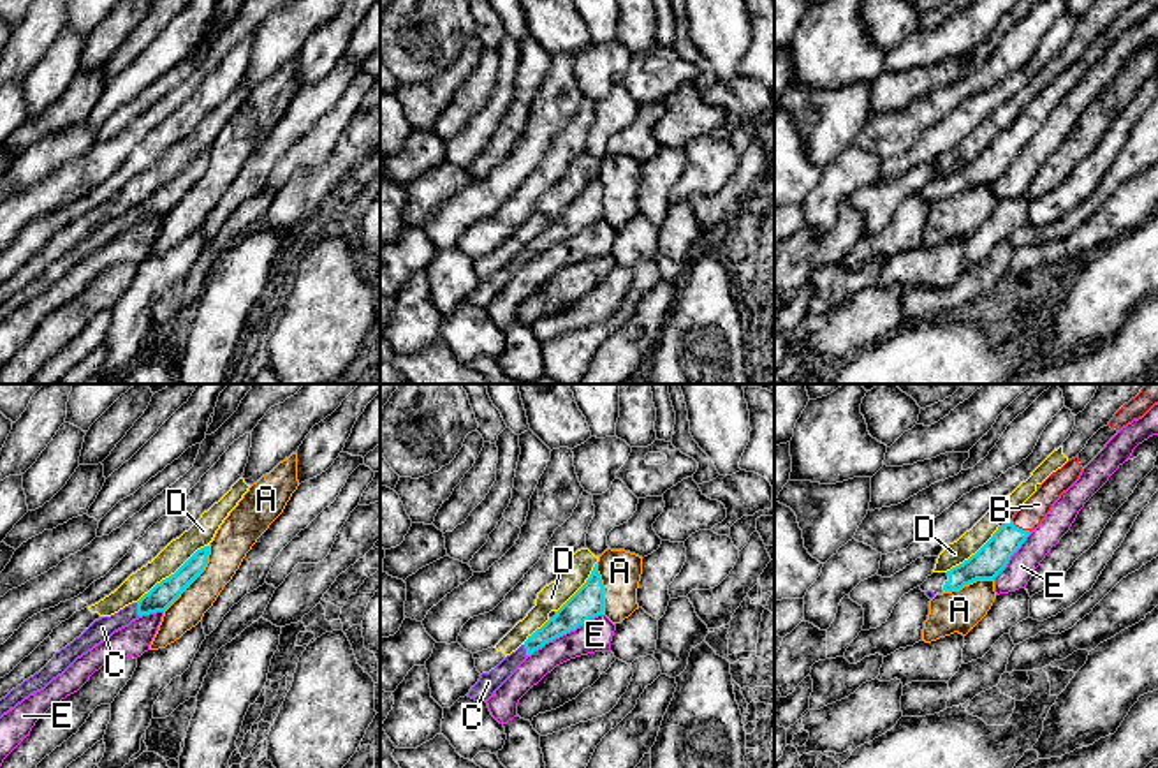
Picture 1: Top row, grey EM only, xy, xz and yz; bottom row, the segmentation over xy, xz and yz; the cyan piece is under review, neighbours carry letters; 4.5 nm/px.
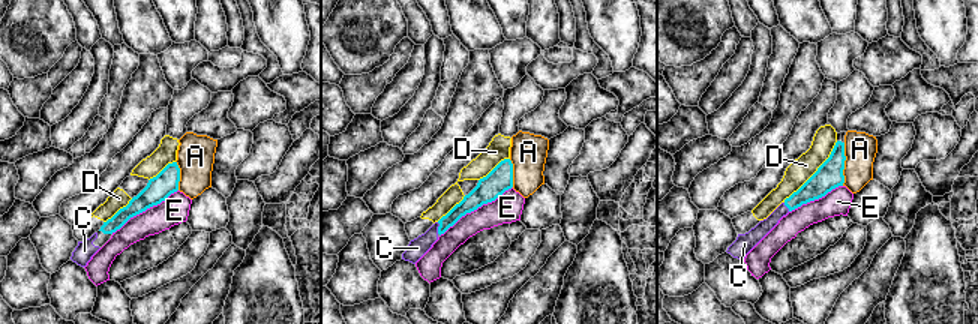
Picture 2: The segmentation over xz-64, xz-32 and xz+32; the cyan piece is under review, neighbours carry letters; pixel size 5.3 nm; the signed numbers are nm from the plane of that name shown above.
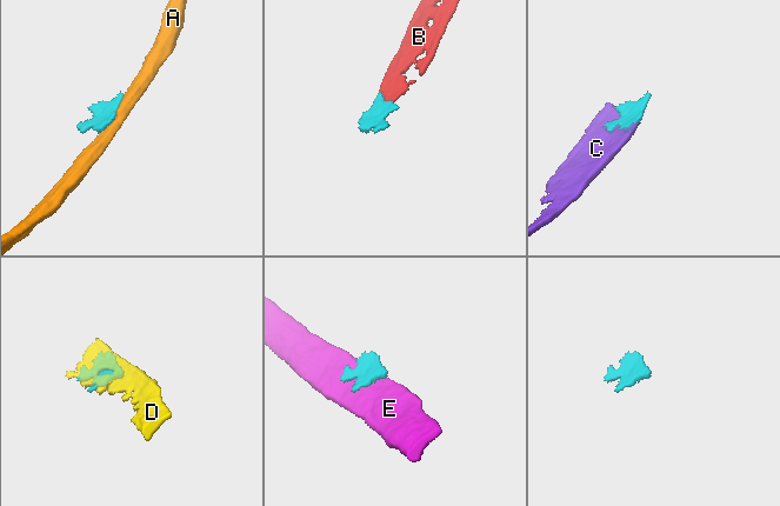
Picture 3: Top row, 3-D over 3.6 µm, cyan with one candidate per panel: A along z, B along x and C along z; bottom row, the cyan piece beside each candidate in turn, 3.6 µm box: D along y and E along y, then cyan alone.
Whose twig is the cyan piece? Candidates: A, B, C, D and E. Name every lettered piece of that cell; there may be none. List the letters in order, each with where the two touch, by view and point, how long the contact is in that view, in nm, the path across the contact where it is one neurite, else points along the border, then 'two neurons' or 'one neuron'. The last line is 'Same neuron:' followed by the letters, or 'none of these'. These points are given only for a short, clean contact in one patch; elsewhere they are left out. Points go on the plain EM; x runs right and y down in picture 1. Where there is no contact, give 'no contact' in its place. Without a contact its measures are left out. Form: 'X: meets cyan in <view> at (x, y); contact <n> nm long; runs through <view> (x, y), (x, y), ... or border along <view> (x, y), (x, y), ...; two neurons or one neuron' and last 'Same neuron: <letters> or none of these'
A: meets cyan in xy at (194, 184); contact 360 nm long; two neurons
B: meets cyan in yz at (1021, 134); contact 110 nm long; runs through yz (991, 164), (1021, 134), (1039, 110); one neuron
C: meets cyan in xy at (138, 215); contact 70 nm long; one neuron
D: meets cyan in xy at (171, 180); contact 420 nm long; two neurons
E: meets cyan in xz at (564, 238); contact 400 nm long; two neurons
Same neuron: B, C

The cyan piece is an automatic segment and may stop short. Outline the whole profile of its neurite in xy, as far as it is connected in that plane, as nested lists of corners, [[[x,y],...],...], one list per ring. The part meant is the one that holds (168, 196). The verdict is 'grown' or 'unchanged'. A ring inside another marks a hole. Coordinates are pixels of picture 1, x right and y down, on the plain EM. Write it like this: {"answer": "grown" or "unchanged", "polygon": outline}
{"answer": "grown", "polygon": [[[209,151],[197,155],[174,180],[157,188],[137,208],[132,208],[111,222],[95,225],[79,243],[55,259],[55,262],[33,282],[12,294],[0,305],[0,322],[21,308],[30,299],[44,294],[53,284],[62,280],[77,262],[109,243],[114,236],[128,231],[132,225],[165,217],[180,199],[204,176]]]}

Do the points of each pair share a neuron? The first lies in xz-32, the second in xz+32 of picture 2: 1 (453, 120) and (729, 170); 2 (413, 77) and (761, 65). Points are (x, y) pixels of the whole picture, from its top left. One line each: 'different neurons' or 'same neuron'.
1: same neuron
2: different neurons

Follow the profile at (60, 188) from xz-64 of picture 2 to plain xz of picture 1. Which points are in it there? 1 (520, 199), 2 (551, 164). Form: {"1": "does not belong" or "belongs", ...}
{"1": "does not belong", "2": "does not belong"}

